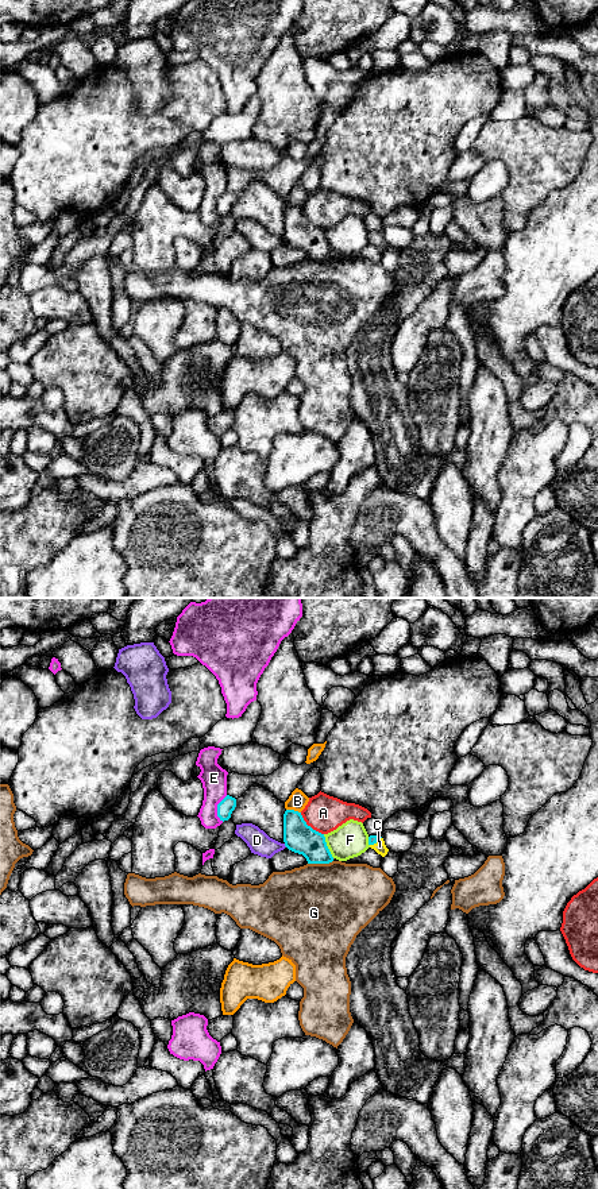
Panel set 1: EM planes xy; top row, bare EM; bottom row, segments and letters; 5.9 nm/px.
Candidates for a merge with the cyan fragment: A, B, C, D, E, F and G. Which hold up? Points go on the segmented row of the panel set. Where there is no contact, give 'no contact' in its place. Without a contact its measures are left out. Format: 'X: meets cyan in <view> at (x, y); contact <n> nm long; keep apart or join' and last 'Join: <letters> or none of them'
A: meets cyan in xy at (309, 826); contact 190 nm long; keep apart
B: meets cyan in xy at (293, 810); contact 90 nm long; keep apart
C: meets cyan in xy at (375, 841); contact 90 nm long; join
D: meets cyan in xy at (285, 845); contact 30 nm long; keep apart
E: meets cyan in xy at (218, 809); contact 170 nm long; keep apart
F: meets cyan in xy at (327, 846); contact 160 nm long; keep apart
G: meets cyan in xy at (320, 863); contact 150 nm long; keep apart
Join: C

